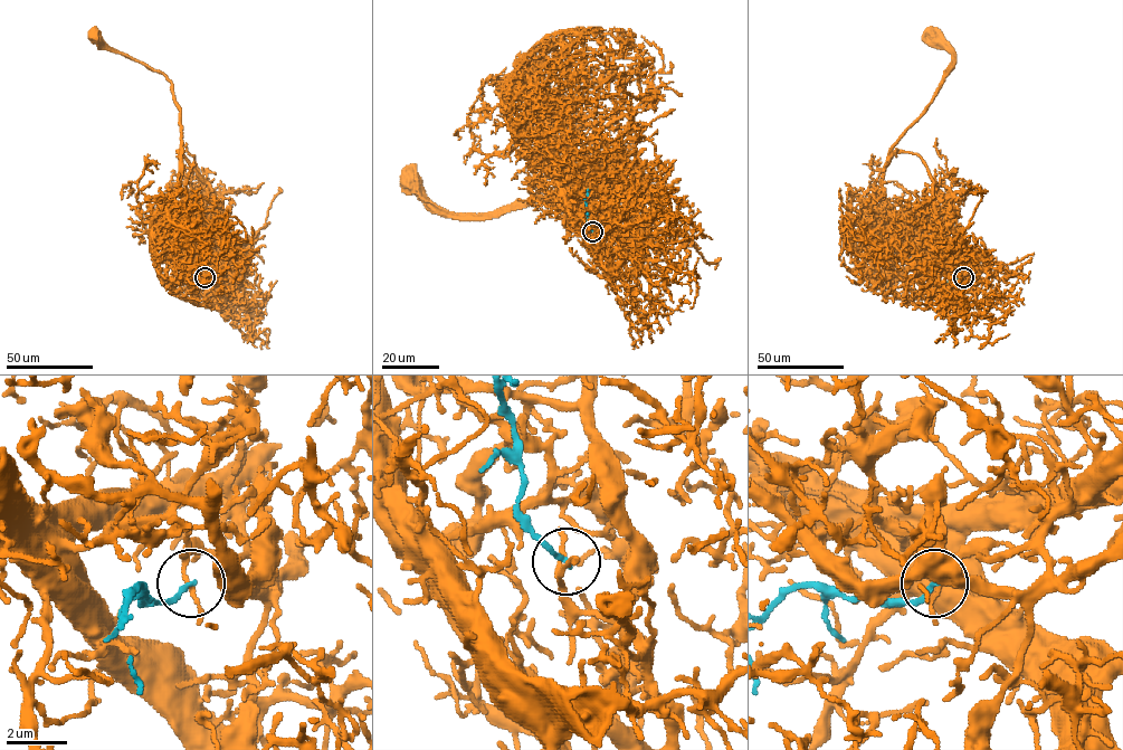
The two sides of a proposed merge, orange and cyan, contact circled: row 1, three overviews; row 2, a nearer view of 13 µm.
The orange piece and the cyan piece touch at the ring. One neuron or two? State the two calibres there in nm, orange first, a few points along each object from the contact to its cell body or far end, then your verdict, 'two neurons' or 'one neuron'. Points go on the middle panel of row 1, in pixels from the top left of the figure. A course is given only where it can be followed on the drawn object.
110/160 nm | orange via (592, 231), (563, 191), (546, 120), (549, 97), (553, 167), (536, 196), (494, 214), (457, 215), (410, 182) | cyan via (592, 231), (588, 227), (586, 201), (590, 187) | two neurons

